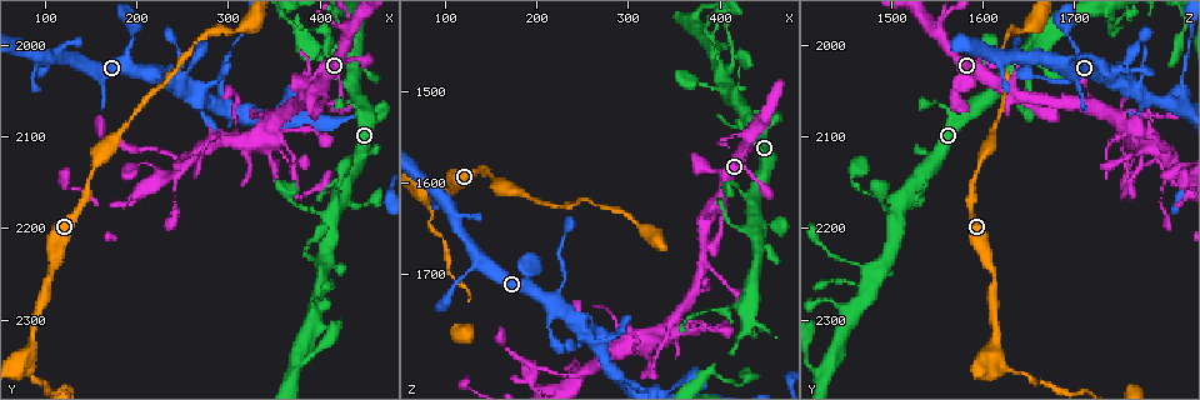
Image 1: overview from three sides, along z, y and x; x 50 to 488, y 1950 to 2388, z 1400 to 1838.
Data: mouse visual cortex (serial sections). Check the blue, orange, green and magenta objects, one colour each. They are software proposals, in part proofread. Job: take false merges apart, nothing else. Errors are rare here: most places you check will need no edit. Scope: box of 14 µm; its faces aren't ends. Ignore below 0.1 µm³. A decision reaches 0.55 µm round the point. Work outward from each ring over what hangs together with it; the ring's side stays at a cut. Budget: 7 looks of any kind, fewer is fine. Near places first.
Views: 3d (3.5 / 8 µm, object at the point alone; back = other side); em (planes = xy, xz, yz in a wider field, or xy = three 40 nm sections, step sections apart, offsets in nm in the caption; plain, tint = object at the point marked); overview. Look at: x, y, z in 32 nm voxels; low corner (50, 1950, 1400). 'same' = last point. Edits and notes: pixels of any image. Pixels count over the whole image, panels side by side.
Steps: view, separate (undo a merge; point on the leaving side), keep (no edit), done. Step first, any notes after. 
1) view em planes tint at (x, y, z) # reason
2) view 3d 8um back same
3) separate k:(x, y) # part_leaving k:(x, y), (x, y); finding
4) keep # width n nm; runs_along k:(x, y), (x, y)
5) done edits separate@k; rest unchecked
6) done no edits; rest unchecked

view 3d 3.5um at (85, 2355, 1630)

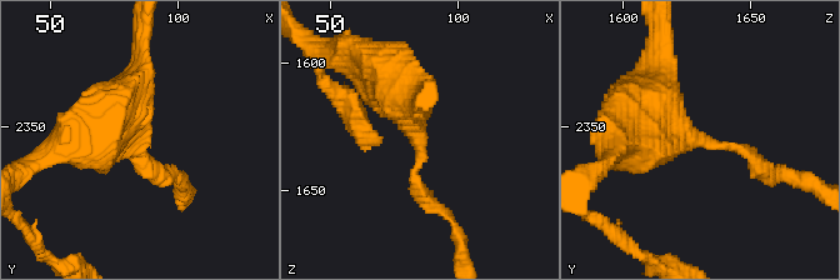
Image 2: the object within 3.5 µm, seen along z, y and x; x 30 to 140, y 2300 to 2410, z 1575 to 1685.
view em xy step 5 tint at (86, 2356, 1633) # shape alone is not enough

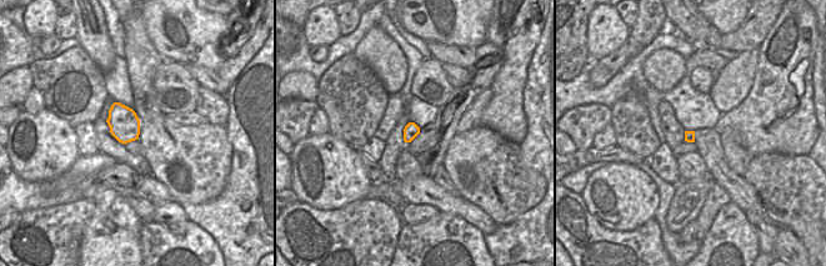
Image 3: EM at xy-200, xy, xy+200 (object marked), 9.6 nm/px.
keep # arm_widths 200, 500 nm; runs_along 2:(660, 91), (679, 134), (736, 145), (769, 173); one cell here

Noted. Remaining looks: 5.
view em xy step 1 tint at (405, 2250, 1485) # branch point

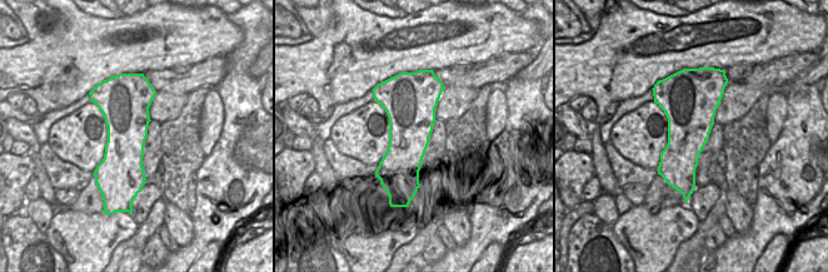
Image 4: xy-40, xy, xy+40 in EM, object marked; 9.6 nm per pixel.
view 3d 3.5um same

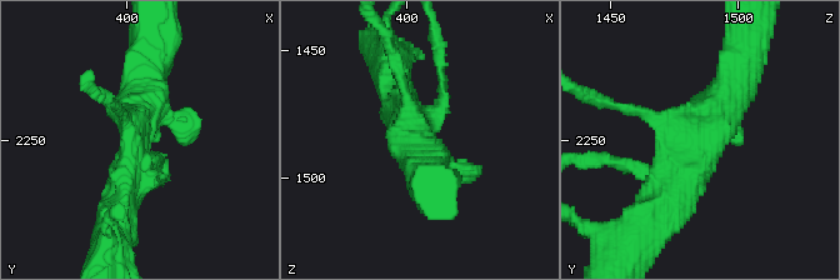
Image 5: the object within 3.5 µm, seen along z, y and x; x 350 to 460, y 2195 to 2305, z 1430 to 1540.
keep # runs_along 5:(743, 56), (673, 203); one cell here

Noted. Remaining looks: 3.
view 3d 3.5um at (430, 1985, 1550) # a narrow waist

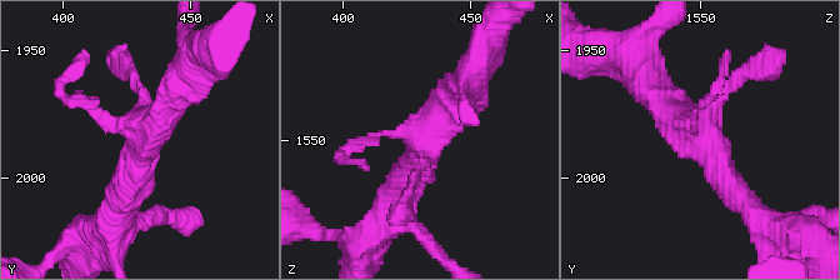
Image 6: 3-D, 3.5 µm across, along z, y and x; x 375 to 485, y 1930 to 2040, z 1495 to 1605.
view em xy step 1 tint at (432, 1983, 1550) # arms 4; arm_widths 100, 150, 350, 350 nm

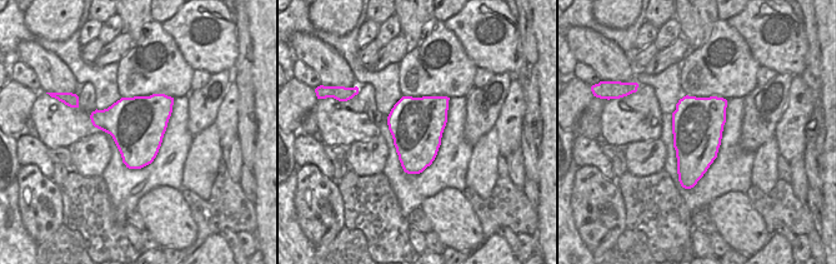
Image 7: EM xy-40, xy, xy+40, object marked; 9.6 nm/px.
keep # runs_along 6:(743, 198), (714, 151), (650, 83); continuous, no second cell

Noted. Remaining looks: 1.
done no edits; rest unchecked

